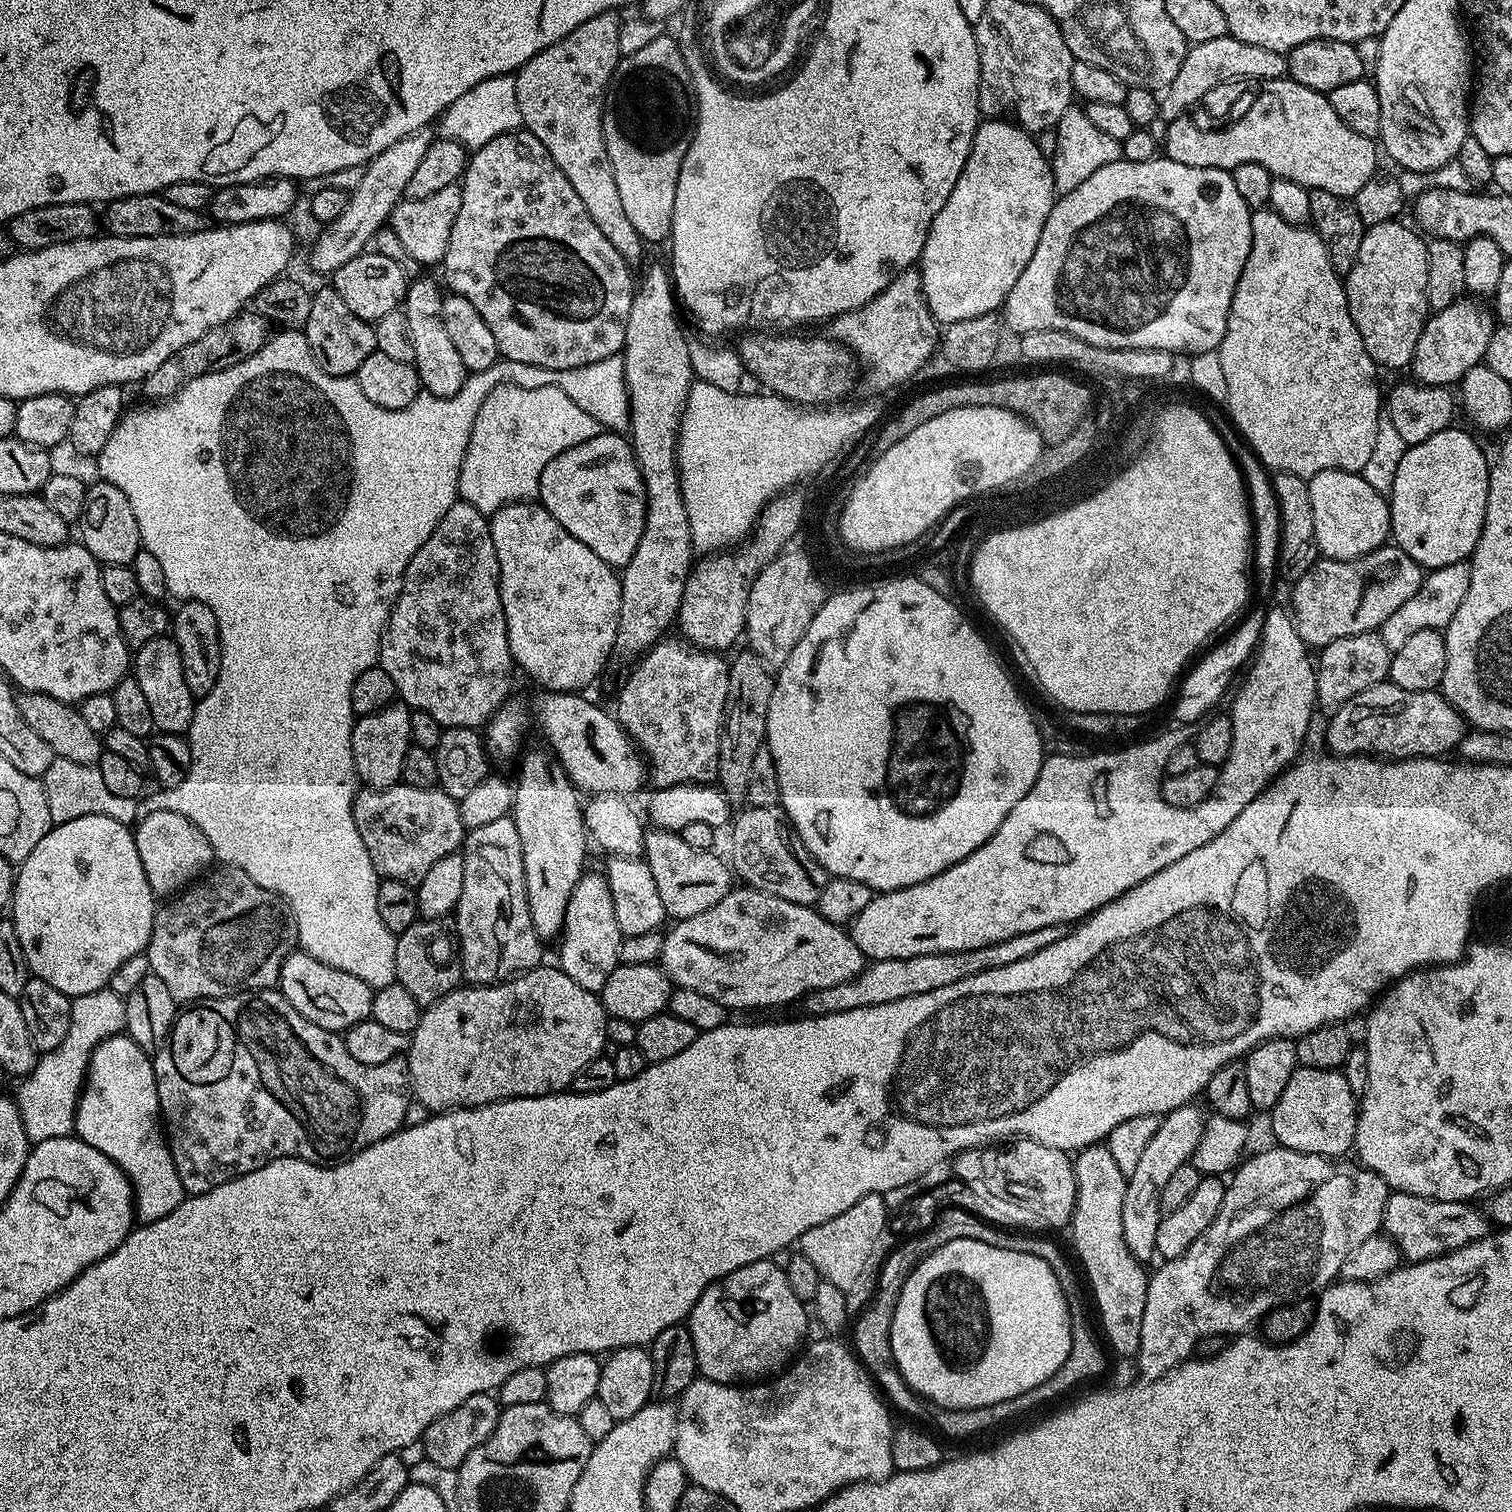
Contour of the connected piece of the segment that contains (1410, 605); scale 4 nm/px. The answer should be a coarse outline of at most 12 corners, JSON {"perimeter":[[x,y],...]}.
{"perimeter":[[1471,563],[1431,569],[1418,594],[1378,629],[1389,652],[1443,630],[1466,590]]}

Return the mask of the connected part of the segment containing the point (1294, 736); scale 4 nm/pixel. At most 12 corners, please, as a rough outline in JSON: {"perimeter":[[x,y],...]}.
{"perimeter":[[1268,608],[1232,700],[1236,813],[1301,755],[1316,665]]}

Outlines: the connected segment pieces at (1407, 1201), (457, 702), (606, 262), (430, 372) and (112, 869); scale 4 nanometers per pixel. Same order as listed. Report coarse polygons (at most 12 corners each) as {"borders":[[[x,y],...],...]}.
{"borders":[[[1392,1192],[1382,1228],[1405,1261],[1489,1235],[1481,1209]],[[452,504],[403,569],[378,667],[445,728],[514,673],[489,517]],[[527,130],[471,153],[442,261],[505,360],[624,351],[630,265]],[[409,283],[402,311],[429,396],[450,398],[470,373],[446,322],[445,293]],[[90,814],[18,864],[29,973],[75,998],[147,949],[133,829]]]}

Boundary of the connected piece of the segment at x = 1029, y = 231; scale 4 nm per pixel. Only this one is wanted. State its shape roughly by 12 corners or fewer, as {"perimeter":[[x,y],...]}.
{"perimeter":[[1008,118],[976,127],[918,261],[941,325],[996,312],[1058,199]]}

